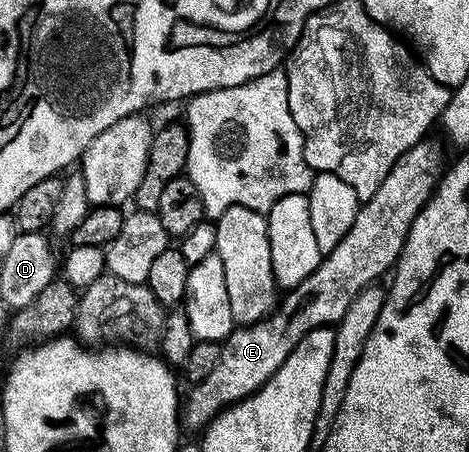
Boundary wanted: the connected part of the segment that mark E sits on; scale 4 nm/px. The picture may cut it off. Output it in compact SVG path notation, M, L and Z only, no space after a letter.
M433 138L420 140L407 150L407 154L398 158L387 178L383 178L383 186L379 186L379 190L375 190L375 194L368 196L358 207L351 228L340 238L339 244L330 253L322 255L318 268L298 285L290 287L265 319L248 326L234 327L233 333L221 344L215 370L200 384L190 387L186 396L184 393L179 408L179 420L184 427L186 424L191 431L200 433L229 405L258 392L271 374L287 362L306 334L316 328L336 326L358 294L367 285L378 283L382 279L380 276L385 271L386 275L396 265L421 207L441 183L444 160L440 146Z

